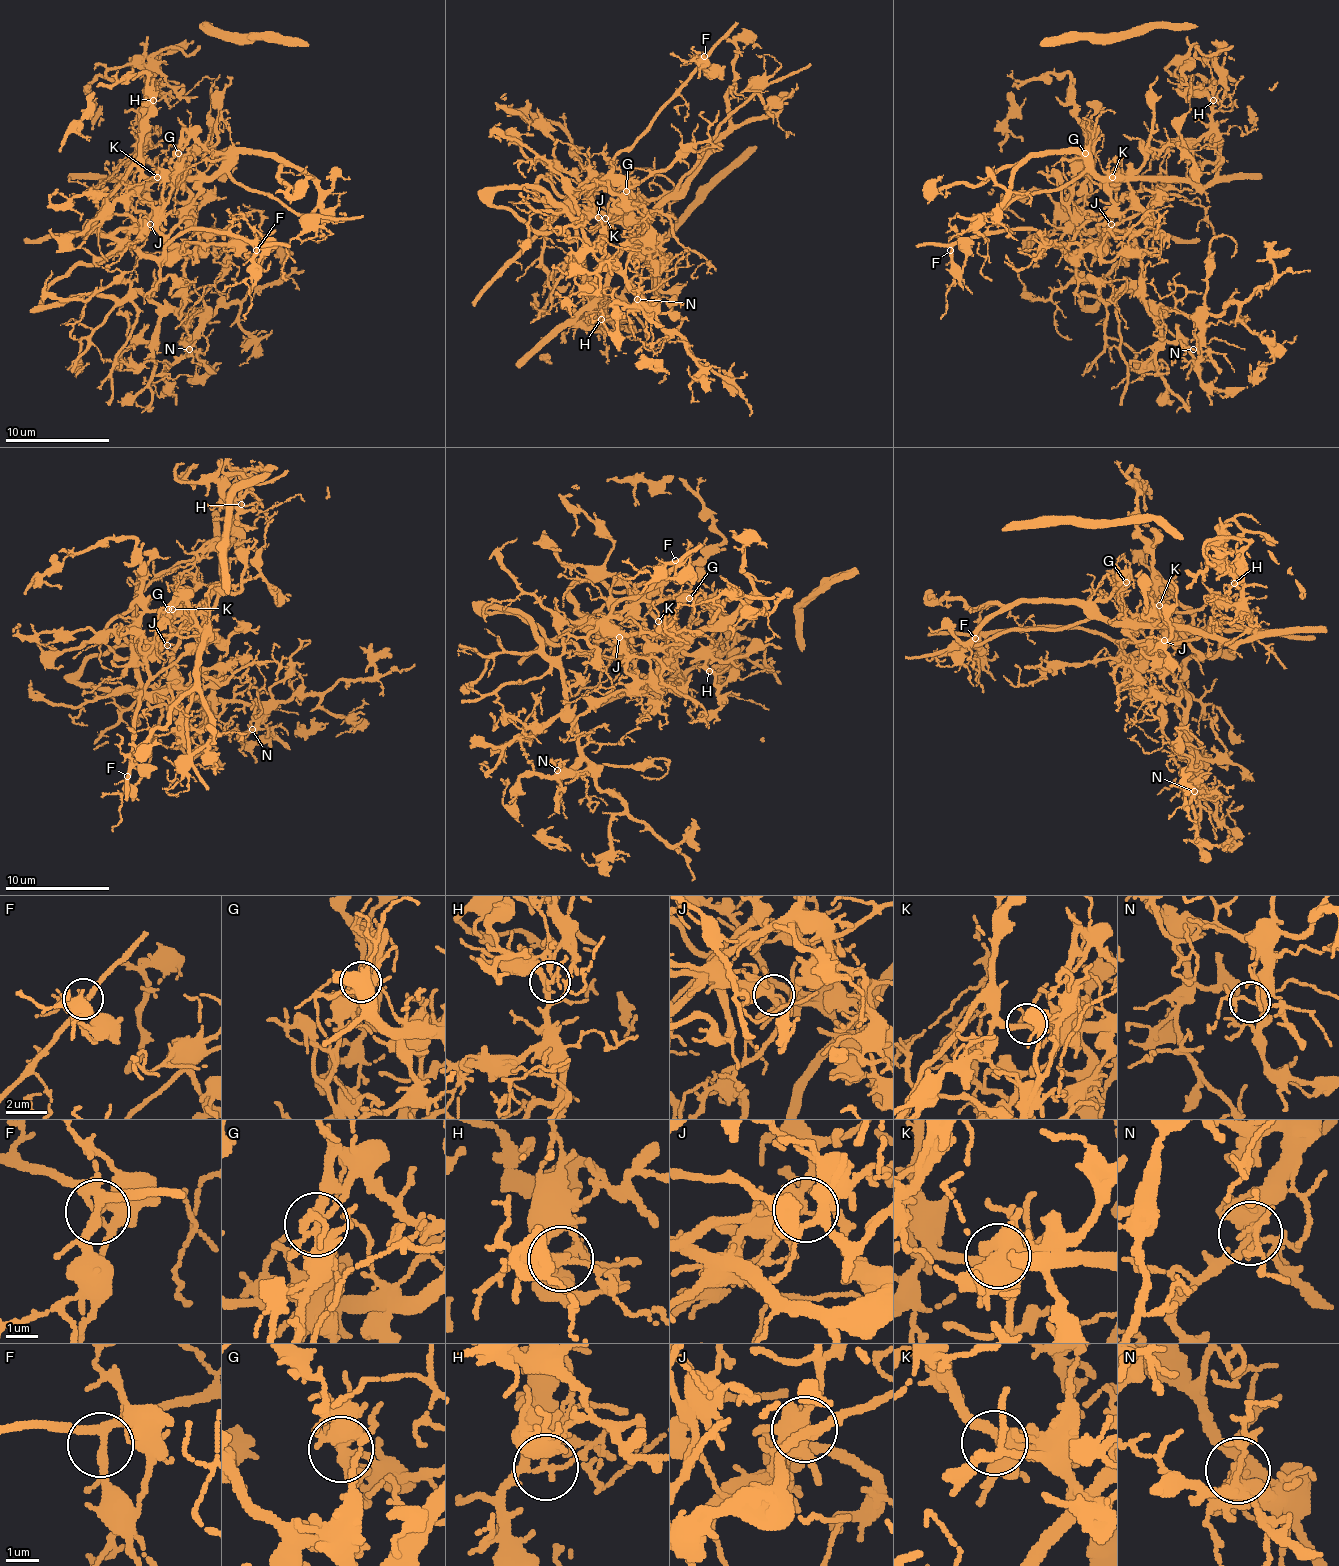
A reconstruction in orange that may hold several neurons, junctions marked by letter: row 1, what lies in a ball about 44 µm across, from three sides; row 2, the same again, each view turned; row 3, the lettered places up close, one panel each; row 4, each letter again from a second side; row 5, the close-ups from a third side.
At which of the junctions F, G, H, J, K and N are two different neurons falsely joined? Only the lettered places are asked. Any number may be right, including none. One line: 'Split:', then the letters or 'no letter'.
Split: G, H, J

